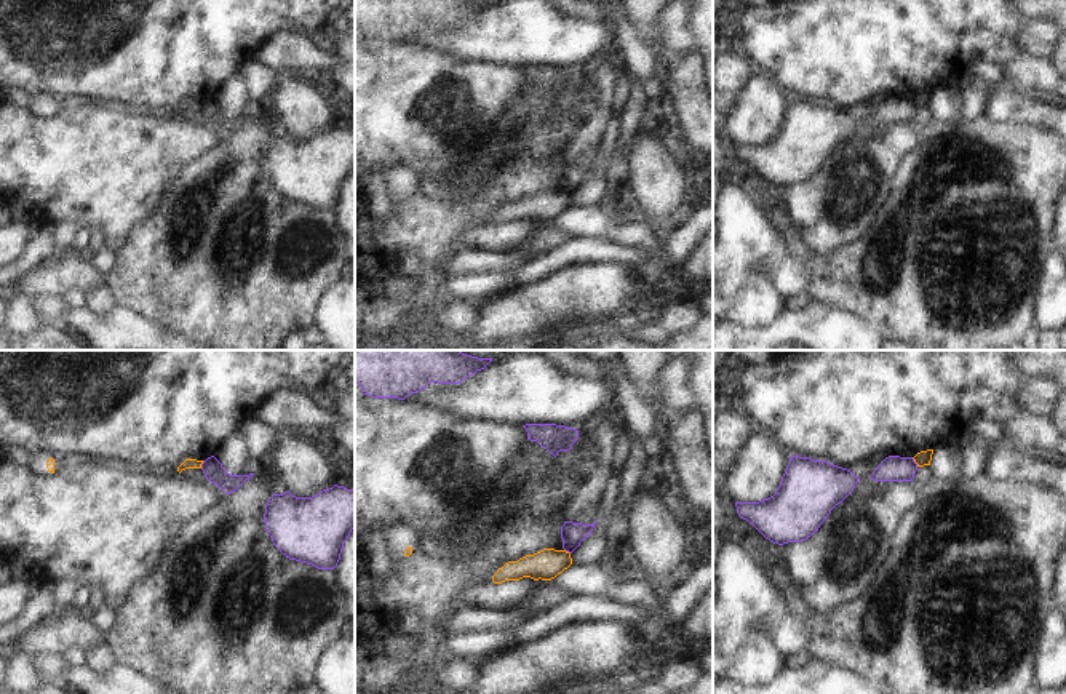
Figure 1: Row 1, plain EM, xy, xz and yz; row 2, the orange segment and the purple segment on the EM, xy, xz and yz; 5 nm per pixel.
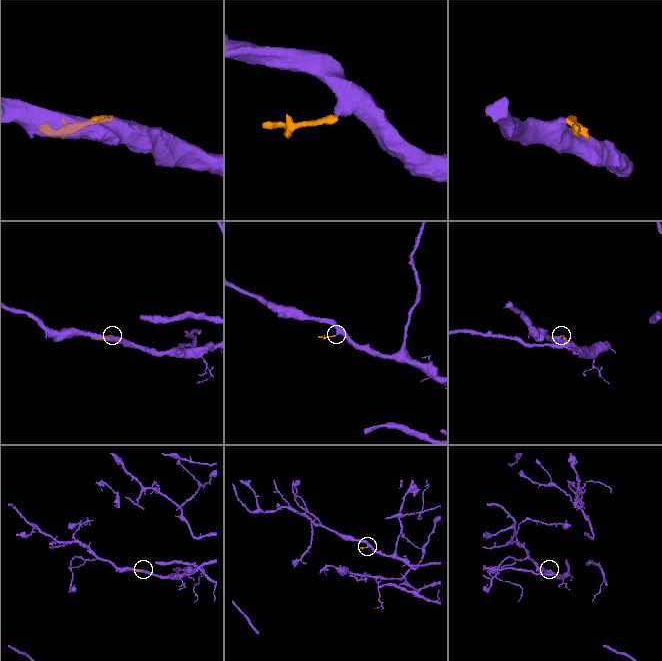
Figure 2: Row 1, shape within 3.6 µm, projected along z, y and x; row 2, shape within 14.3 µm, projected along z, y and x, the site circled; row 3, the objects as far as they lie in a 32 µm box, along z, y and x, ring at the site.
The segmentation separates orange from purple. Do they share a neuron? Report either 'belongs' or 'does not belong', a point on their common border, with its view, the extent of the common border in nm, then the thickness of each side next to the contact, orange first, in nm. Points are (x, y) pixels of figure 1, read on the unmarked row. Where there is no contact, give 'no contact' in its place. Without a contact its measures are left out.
does not belong; contact yz (914, 103); length 60 nm; calibres 70 and 130 nm

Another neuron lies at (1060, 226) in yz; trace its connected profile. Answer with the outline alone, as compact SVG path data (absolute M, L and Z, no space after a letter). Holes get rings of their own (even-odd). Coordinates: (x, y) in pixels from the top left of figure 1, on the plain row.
M1066 193L1060 201L1060 213L1056 216L1055 232L1053 232L1053 245L1055 249L1061 251L1066 259Z

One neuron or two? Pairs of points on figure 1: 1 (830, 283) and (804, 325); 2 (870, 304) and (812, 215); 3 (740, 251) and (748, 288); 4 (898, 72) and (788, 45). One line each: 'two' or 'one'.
1: two
2: two
3: one
4: one

